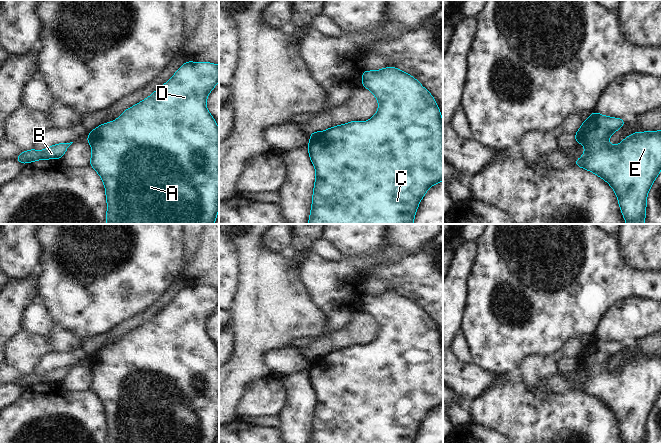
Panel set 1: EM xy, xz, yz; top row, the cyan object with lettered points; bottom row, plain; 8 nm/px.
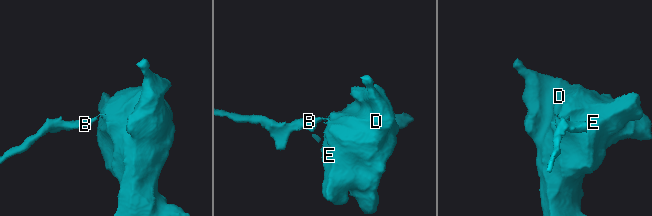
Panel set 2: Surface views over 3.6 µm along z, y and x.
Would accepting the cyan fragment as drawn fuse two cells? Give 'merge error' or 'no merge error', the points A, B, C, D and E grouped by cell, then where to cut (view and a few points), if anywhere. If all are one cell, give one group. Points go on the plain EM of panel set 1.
merge error | A C D E / B | yz (575, 358), (578, 366)

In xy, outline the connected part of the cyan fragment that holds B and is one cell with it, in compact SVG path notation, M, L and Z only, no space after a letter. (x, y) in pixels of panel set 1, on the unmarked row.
M59 367L57 369L48 371L42 375L36 375L33 372L19 378L15 384L22 388L33 386L41 383L61 383L67 372L72 368L70 367Z

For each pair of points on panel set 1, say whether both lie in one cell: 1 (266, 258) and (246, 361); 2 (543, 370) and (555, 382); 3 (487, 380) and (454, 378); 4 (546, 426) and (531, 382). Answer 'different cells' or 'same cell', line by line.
1: same cell
2: different cells
3: same cell
4: different cells

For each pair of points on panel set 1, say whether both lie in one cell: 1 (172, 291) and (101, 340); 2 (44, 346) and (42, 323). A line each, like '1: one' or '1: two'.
1: one
2: two

